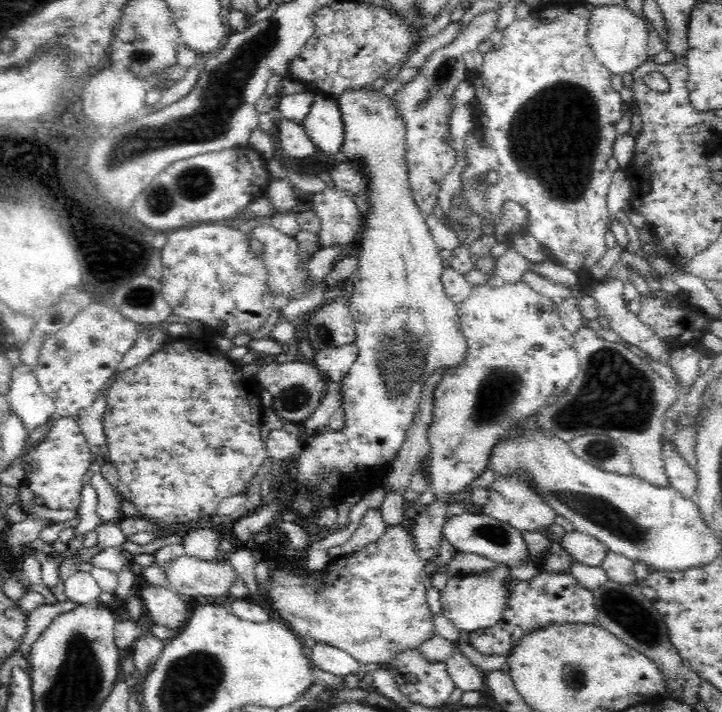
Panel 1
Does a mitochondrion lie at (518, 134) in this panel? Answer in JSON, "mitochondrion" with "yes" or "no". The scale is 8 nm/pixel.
{"mitochondrion":"yes"}

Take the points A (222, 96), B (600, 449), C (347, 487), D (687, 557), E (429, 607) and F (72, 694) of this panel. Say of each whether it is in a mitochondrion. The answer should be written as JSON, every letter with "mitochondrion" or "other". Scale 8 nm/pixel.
{"A":"mitochondrion","B":"mitochondrion","C":"other","D":"other","E":"other","F":"mitochondrion"}

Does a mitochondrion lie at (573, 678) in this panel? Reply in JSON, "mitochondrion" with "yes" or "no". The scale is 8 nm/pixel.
{"mitochondrion":"yes"}

